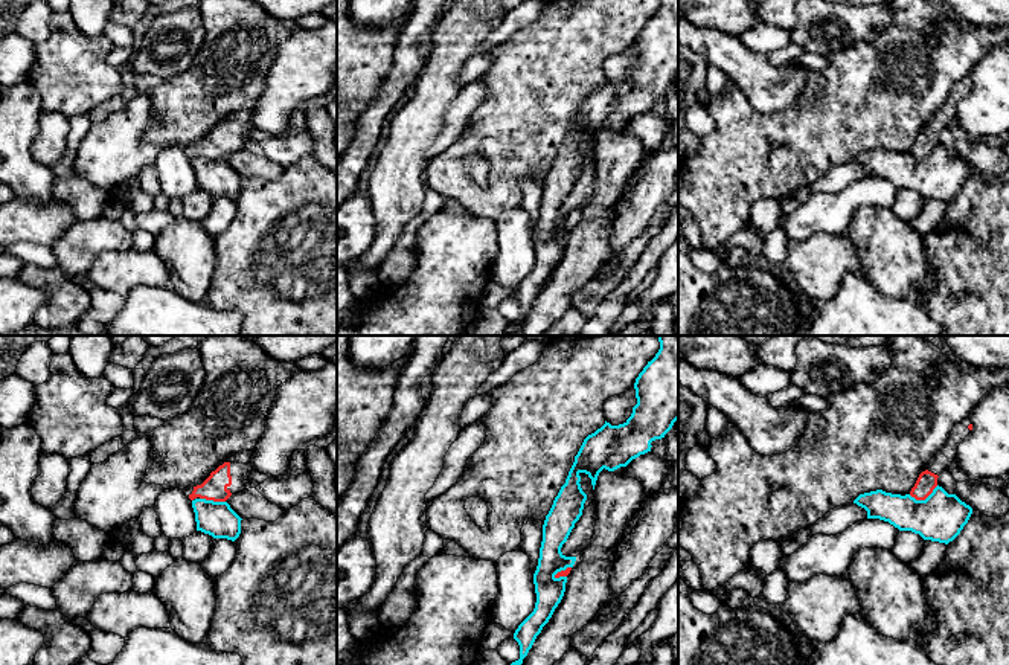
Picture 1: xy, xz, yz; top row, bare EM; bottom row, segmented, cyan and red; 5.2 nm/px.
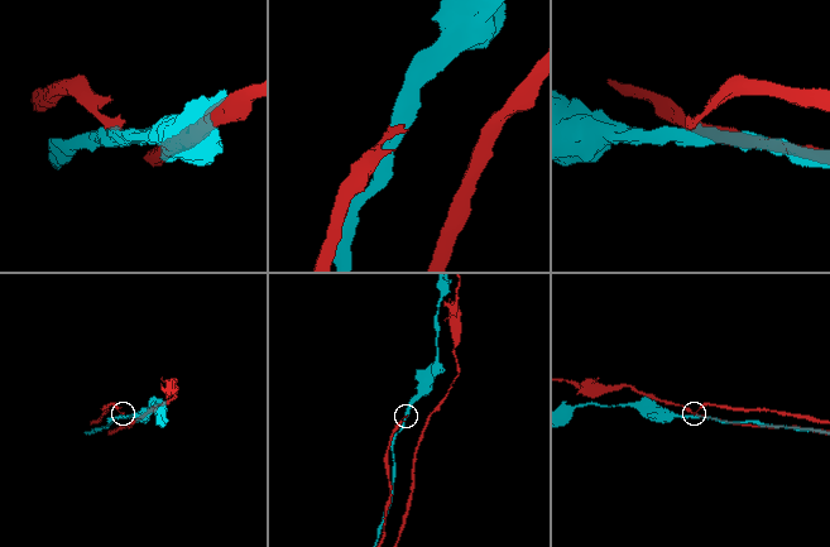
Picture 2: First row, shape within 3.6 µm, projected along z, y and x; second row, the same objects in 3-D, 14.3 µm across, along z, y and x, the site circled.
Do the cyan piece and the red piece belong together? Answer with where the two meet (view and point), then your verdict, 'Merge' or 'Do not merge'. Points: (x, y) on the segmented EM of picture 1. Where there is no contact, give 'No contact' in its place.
Touches cyan at yz (922, 501). Do not merge

